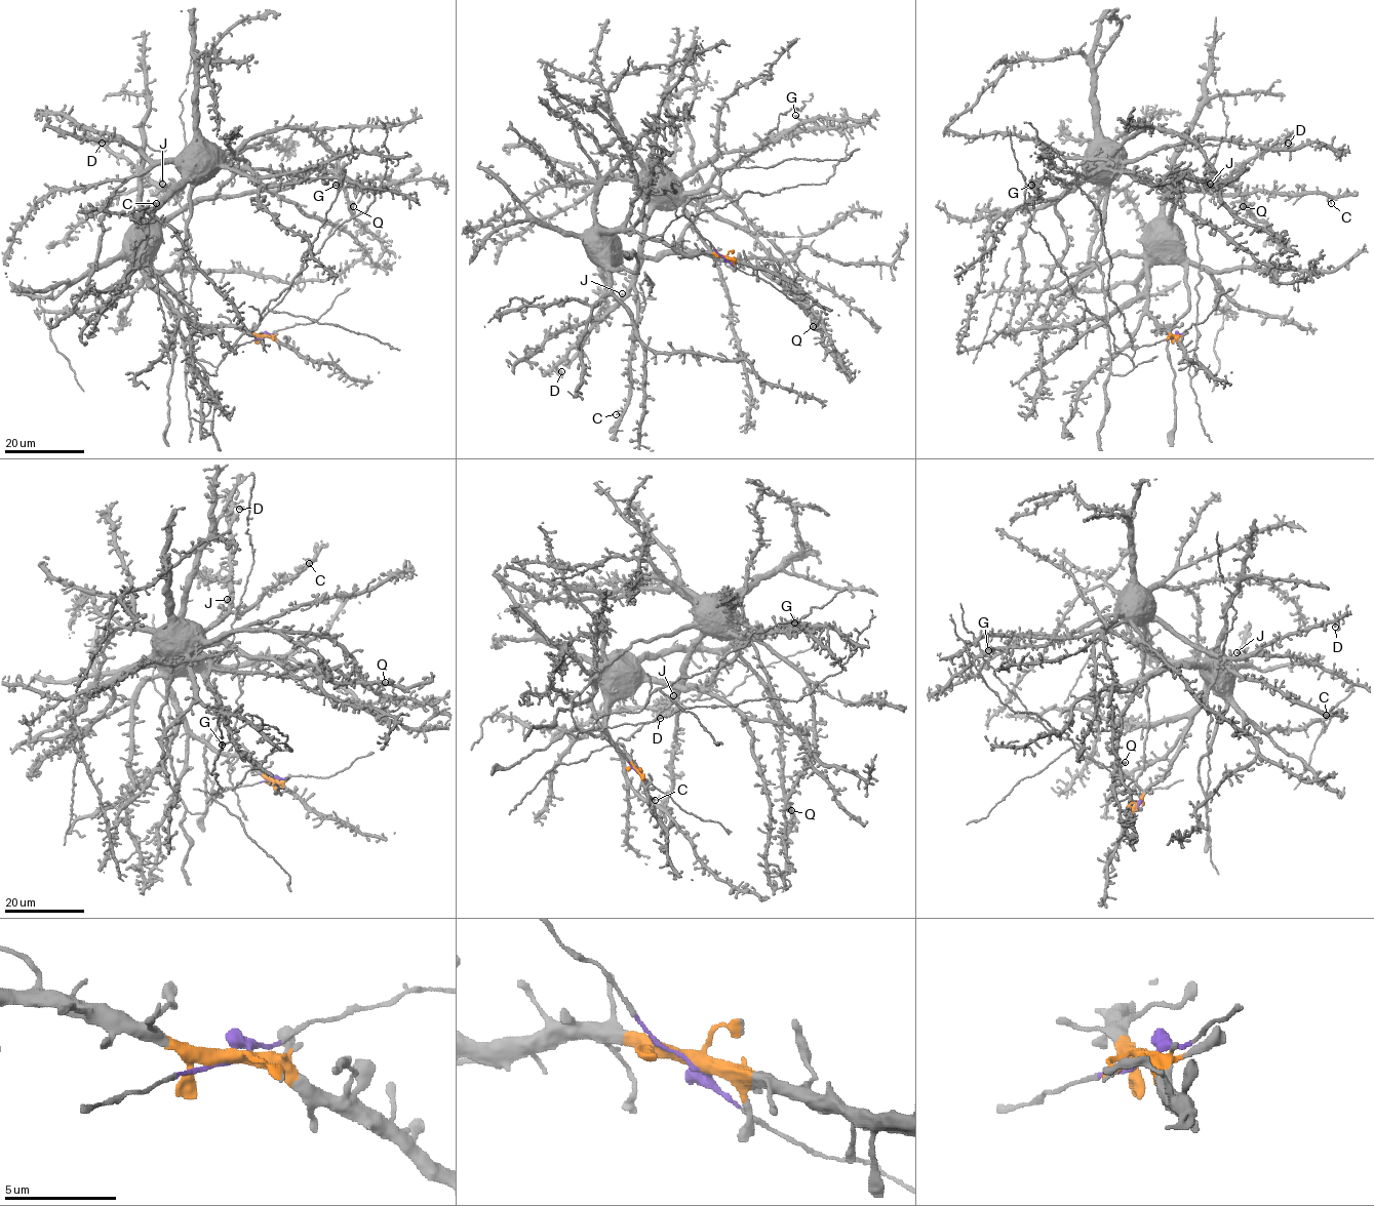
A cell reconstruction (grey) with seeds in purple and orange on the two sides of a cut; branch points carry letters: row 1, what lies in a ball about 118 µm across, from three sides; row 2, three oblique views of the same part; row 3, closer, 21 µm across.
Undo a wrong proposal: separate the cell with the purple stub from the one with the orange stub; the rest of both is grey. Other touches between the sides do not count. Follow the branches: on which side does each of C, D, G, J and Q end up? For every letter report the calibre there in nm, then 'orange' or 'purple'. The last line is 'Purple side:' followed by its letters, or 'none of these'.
C: 120 nm | purple
D: 280 nm | purple
G: 440 nm | purple
J: 480 nm | purple
Q: 320 nm | purple
Purple side: C, D, G, J, Q

